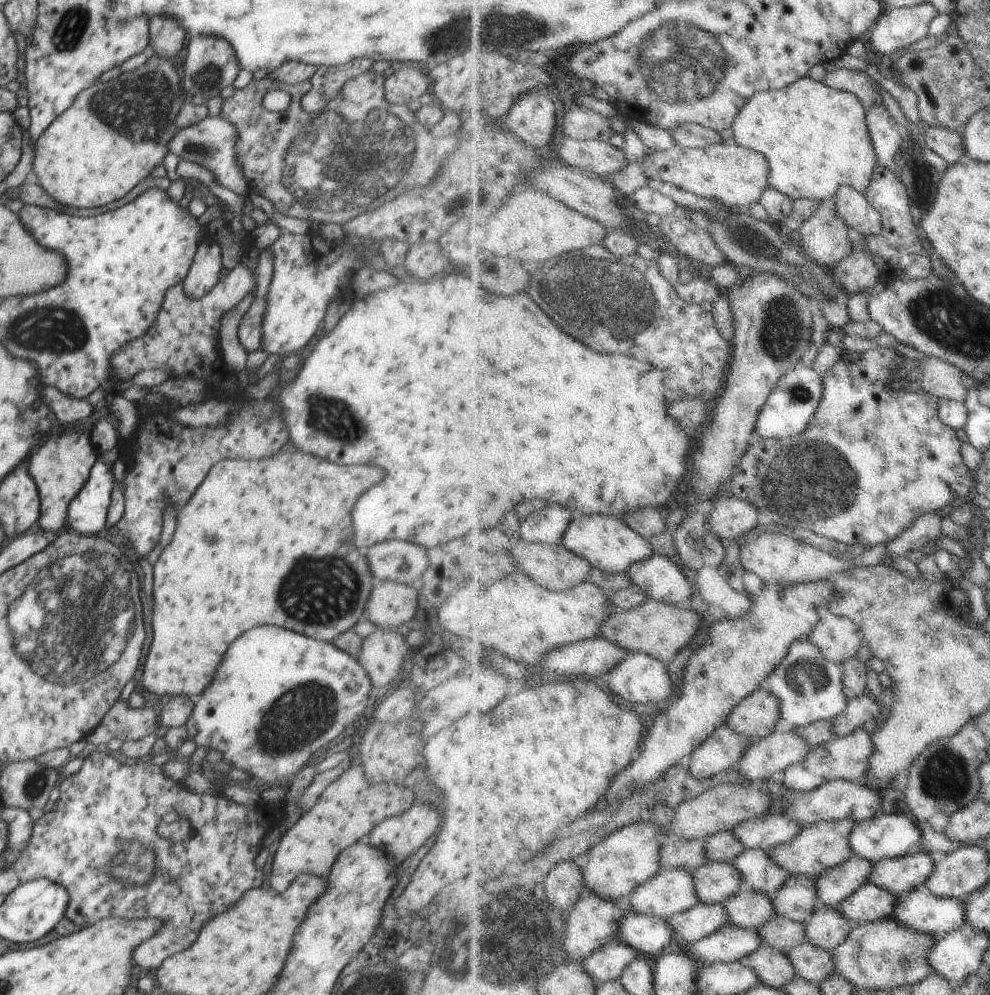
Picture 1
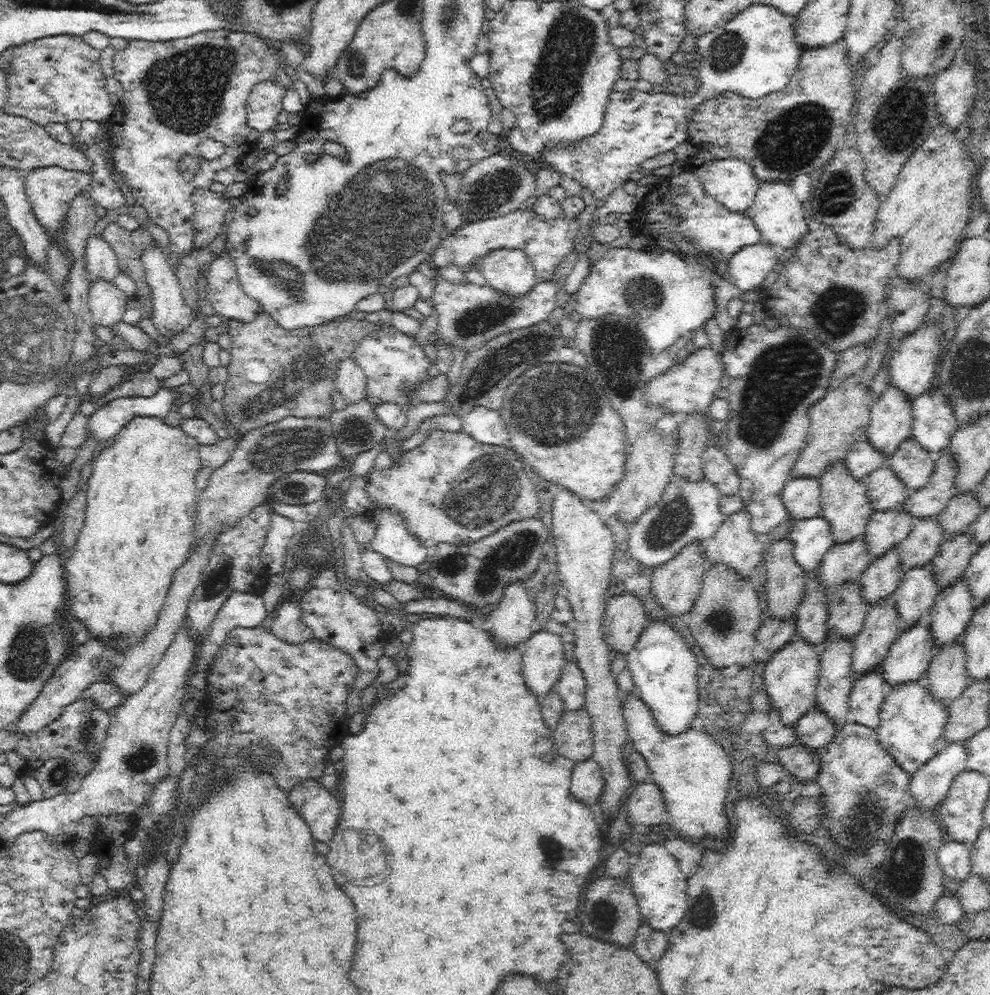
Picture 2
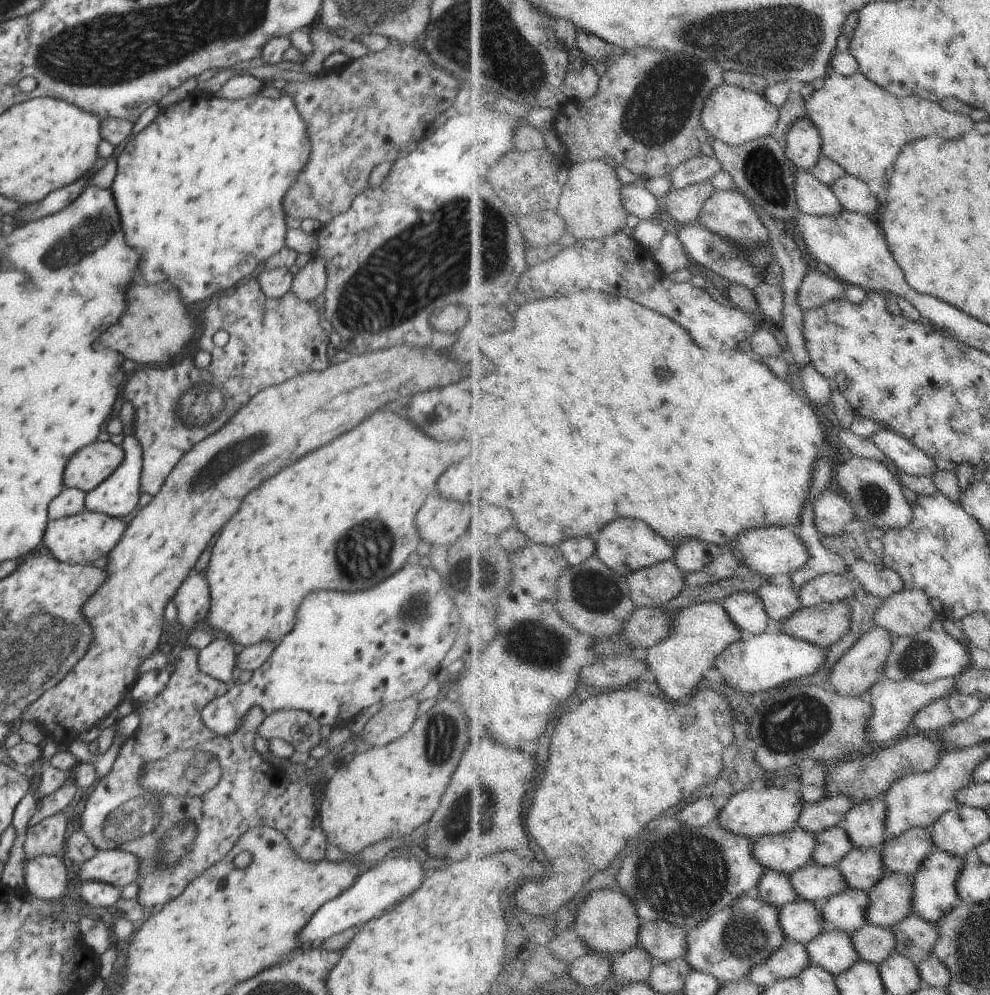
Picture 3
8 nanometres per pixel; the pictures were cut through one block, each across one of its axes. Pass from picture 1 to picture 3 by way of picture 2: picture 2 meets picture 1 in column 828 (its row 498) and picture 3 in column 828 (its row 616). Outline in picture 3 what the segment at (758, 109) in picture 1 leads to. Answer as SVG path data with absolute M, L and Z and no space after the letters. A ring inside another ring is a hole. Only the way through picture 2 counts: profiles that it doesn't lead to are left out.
M836 70L818 84L814 96L807 103L808 116L818 125L824 139L823 155L846 167L850 175L866 182L884 180L902 150L924 136L942 136L954 140L974 128L970 116L946 112L939 102L910 95L901 97L875 83L861 70L851 77Z

